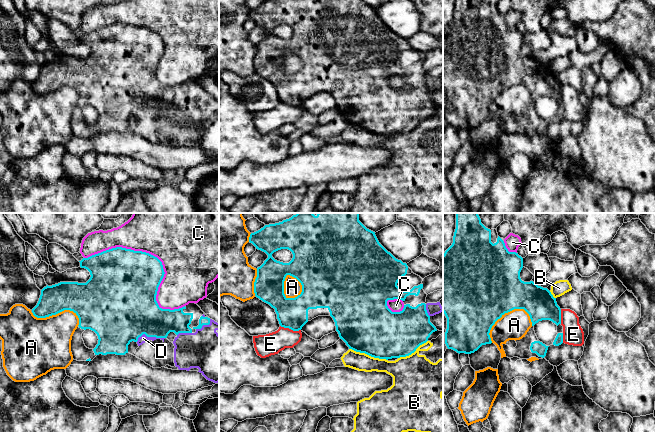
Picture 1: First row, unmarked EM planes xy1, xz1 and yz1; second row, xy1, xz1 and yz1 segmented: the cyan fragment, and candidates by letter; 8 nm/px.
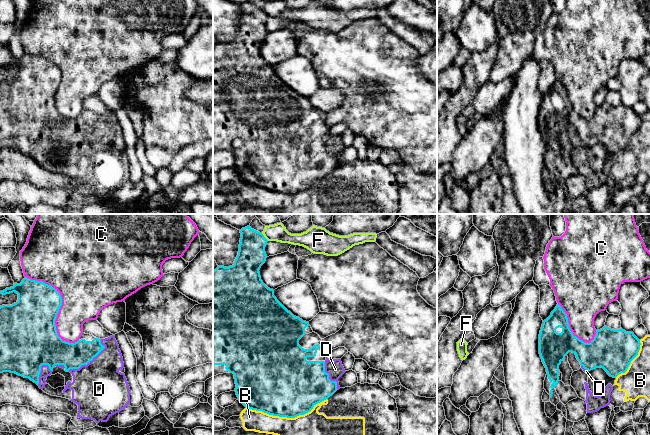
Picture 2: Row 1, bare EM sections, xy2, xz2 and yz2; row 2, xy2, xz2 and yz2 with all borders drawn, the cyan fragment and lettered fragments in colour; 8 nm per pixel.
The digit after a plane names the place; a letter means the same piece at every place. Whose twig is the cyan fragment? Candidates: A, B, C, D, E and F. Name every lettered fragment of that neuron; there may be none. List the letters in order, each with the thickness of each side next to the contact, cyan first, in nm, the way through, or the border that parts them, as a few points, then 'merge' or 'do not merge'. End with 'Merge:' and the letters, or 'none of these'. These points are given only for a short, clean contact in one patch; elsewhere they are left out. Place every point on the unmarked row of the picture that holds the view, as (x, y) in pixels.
A: calibres 500 and 240 nm; do not merge
B: calibres 500 and 380 nm; do not merge
C: calibres 440 and 440 nm; do not merge
D: calibres 200 and 440 nm; merge
E: calibres 240 and 180 nm; do not merge
F: calibres 220 and 140 nm; do not merge
Merge: D

